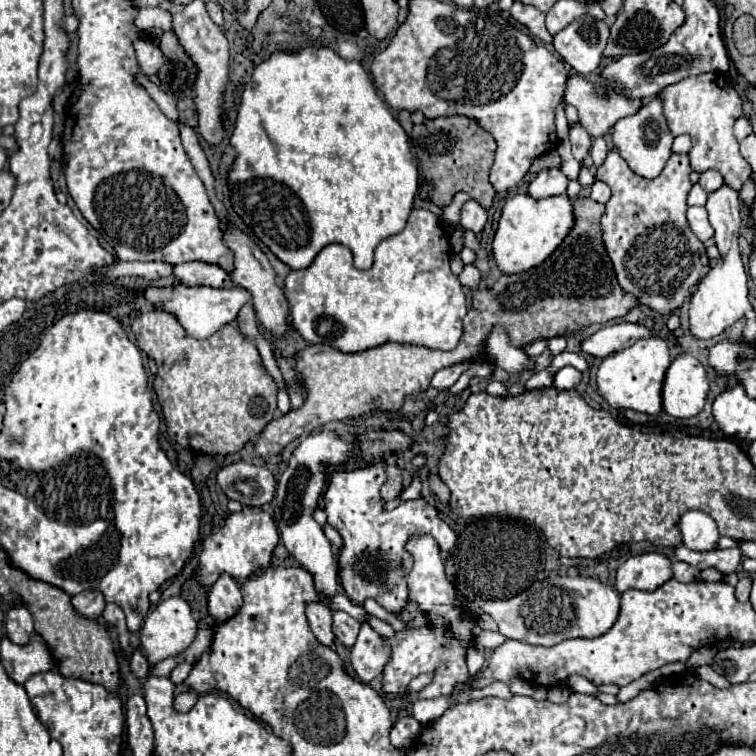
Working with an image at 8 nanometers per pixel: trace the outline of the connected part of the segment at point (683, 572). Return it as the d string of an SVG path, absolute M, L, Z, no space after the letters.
M675 560L673 562L673 578L679 582L693 582L693 580L699 580L699 570L685 562Z

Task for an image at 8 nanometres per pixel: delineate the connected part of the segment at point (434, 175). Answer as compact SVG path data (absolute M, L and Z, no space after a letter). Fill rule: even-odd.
M447 116L447 118L425 120L423 124L413 126L411 142L417 150L423 178L433 184L431 202L435 206L451 204L451 198L459 190L469 192L471 198L477 200L483 208L491 206L495 192L489 182L489 168L493 164L497 146L495 146L493 136L487 134L477 122L473 122L465 116Z

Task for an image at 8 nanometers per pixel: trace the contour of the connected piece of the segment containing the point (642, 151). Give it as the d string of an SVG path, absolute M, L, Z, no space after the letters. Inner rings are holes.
M659 94L651 100L645 100L635 114L621 118L613 126L613 144L617 150L621 150L621 156L627 160L635 174L641 174L643 178L655 178L657 174L661 174L667 158L671 156L673 134L667 128L667 120L663 116L663 102Z

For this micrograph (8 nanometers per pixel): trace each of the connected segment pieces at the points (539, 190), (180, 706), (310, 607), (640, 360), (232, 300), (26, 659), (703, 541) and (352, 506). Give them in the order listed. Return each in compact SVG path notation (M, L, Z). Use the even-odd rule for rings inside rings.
M549 168L549 170L541 170L537 174L537 178L529 184L529 196L539 200L539 198L549 198L549 196L559 196L565 194L567 190L567 178L565 174L561 174L559 168Z
M187 690L187 692L181 692L181 694L175 696L173 708L175 708L177 712L189 712L195 702L197 702L197 694L195 694L193 690Z
M307 602L305 604L305 614L307 614L307 620L309 620L309 626L315 634L315 638L325 644L325 646L331 646L335 636L333 636L333 630L331 630L331 610L323 604L323 602Z
M653 336L637 340L633 346L603 358L597 372L599 392L613 408L633 408L645 414L659 414L663 410L661 388L669 364L671 364L671 354L663 338Z
M171 284L171 286L147 286L143 288L143 298L151 302L155 308L173 314L185 332L193 338L209 338L221 326L233 322L245 302L249 302L249 292L245 288L209 288L209 286L185 286L185 284Z
M33 632L27 644L13 644L7 636L1 640L1 662L7 674L17 682L23 684L29 676L37 672L47 672L57 668L57 660L49 644L43 640L41 634Z
M689 510L681 516L681 534L683 534L683 544L691 550L715 550L717 542L721 538L715 520L699 510Z
M369 460L357 468L337 468L329 472L329 485L322 495L327 522L341 534L343 546L337 562L341 588L353 604L363 604L367 598L377 600L387 612L399 616L409 602L407 574L413 568L413 556L407 552L407 542L413 536L429 534L441 550L445 560L445 574L455 584L453 548L457 542L455 532L437 516L433 504L425 498L403 500L395 510L385 510L385 500L379 496L381 484L387 482L385 460Z

